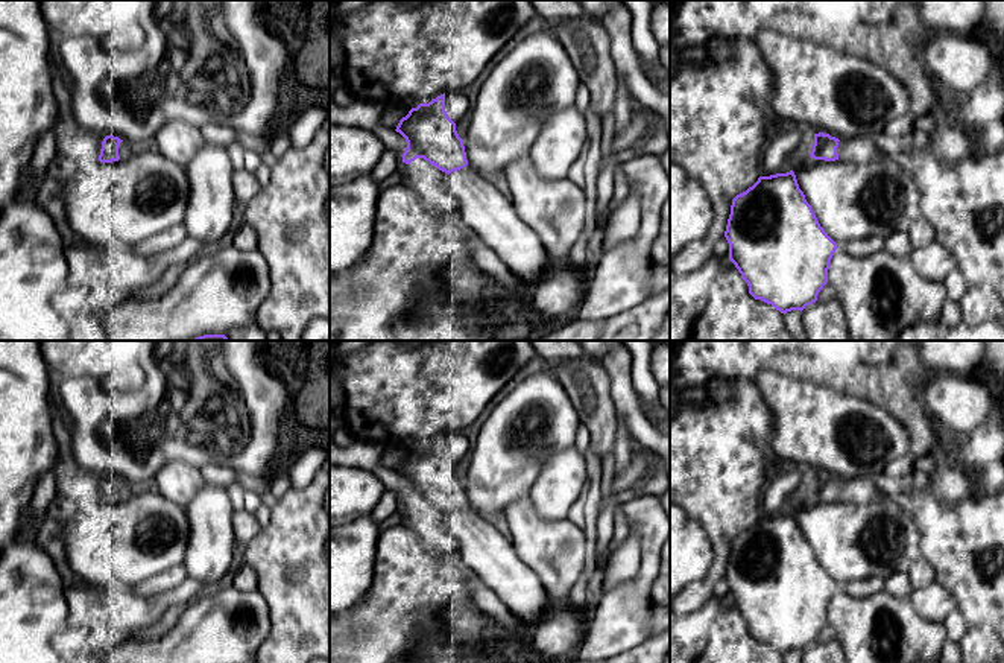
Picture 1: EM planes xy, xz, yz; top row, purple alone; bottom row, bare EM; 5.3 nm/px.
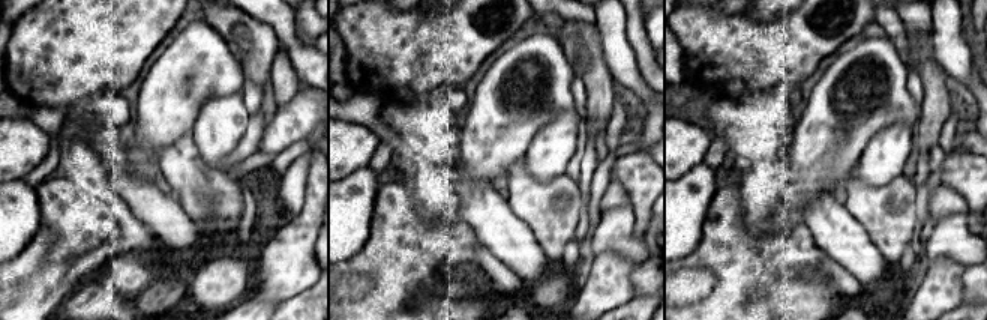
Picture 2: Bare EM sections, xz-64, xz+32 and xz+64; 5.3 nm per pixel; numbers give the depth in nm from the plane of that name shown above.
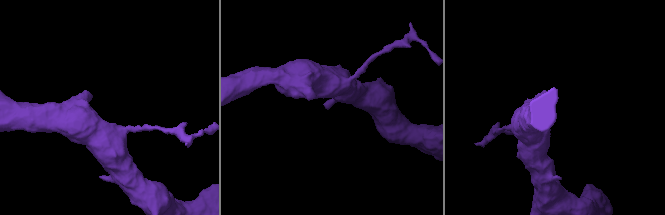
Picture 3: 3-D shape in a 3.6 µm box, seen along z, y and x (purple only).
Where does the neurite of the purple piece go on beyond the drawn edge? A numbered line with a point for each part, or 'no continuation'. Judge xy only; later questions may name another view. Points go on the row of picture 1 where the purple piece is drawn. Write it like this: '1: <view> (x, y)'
1: xy (125, 149)

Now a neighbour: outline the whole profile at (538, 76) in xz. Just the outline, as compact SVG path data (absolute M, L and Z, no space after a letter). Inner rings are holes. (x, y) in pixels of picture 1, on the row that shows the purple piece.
M542 30L521 41L492 68L471 106L469 126L462 138L468 166L480 178L501 186L504 169L530 154L547 116L576 106L580 87L579 71L556 35Z

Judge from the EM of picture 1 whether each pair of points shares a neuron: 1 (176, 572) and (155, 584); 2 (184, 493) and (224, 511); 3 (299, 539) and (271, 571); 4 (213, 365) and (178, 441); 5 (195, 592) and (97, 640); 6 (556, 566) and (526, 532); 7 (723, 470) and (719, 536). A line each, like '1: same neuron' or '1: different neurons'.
1: same neuron
2: different neurons
3: same neuron
4: same neuron
5: same neuron
6: same neuron
7: same neuron

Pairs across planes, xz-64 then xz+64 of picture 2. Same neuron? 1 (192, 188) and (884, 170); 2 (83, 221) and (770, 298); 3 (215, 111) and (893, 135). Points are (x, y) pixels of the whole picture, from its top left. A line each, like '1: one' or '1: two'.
1: two
2: one
3: one

